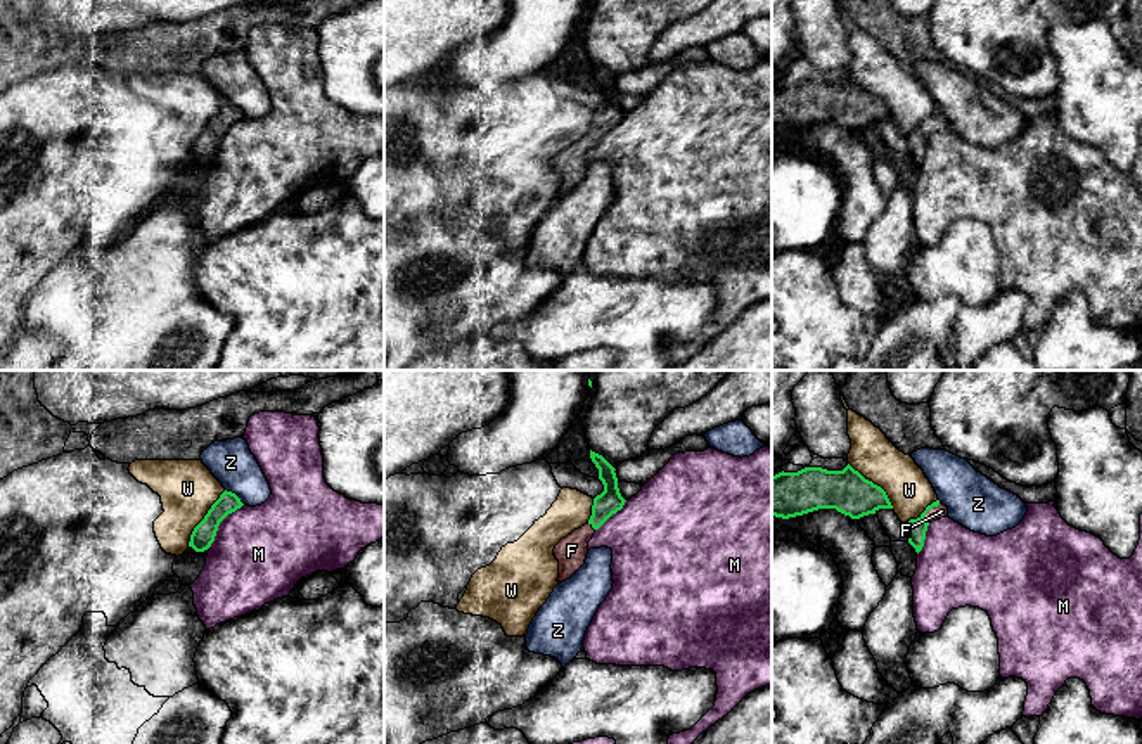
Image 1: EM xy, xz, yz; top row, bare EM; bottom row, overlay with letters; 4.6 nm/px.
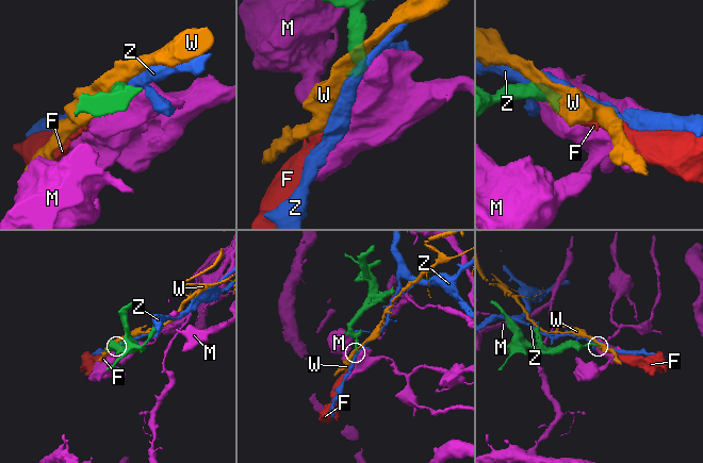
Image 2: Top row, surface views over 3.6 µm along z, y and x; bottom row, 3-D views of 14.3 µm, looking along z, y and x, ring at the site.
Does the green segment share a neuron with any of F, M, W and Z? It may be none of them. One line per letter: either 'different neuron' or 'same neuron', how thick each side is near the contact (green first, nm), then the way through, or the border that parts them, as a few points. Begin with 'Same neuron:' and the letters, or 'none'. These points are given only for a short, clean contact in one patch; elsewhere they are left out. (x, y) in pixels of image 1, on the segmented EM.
Same neuron: F
F: same neuron; 90 nm thick on the green side, 60 nm on the other; runs through yz (916, 528), (926, 518), (928, 509), (942, 511)
M: different neuron; 110 nm thick on the green side, 440 nm on the other; border along xy (243, 504), (220, 523), (215, 540), (208, 547)
W: different neuron; 110 nm thick on the green side, 260 nm on the other
Z: different neuron; 110 nm thick on the green side, 200 nm on the other; border along xy (225, 488), (244, 504)

